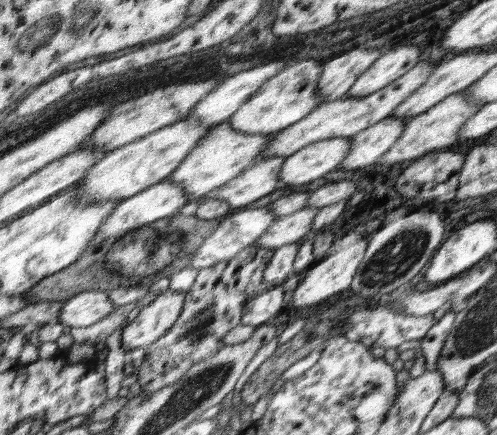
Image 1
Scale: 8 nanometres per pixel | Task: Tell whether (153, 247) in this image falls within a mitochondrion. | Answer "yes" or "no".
yes

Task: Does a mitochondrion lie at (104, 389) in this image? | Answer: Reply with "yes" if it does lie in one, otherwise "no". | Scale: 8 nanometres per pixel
no

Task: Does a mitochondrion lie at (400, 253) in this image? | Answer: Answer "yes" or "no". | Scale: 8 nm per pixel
yes

